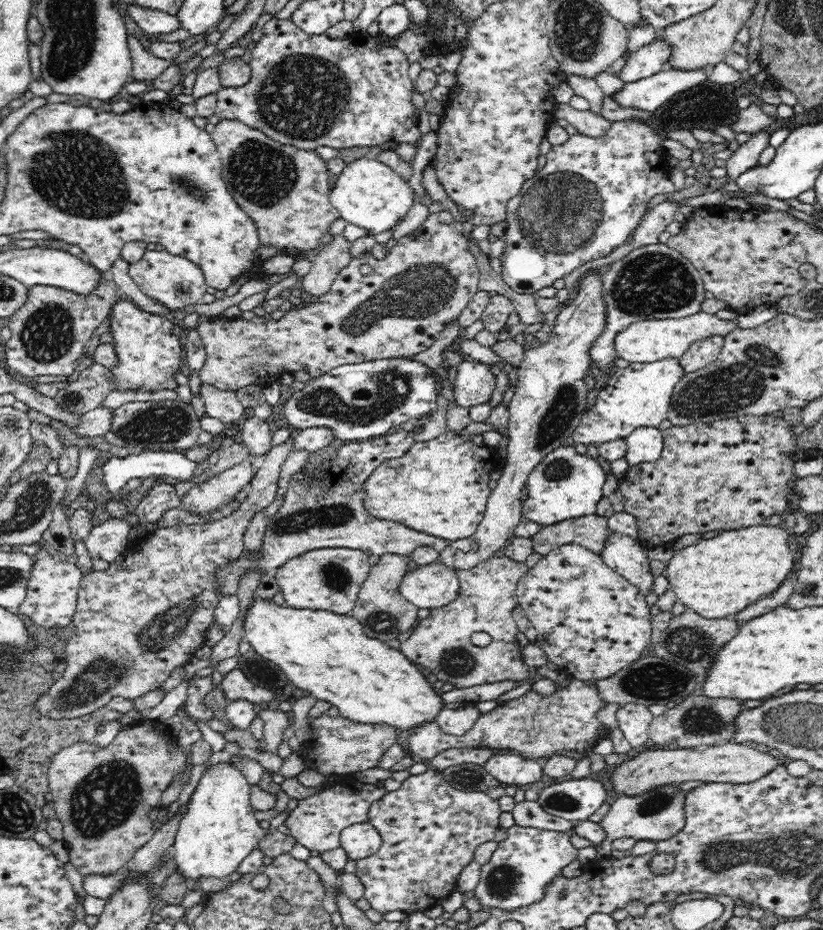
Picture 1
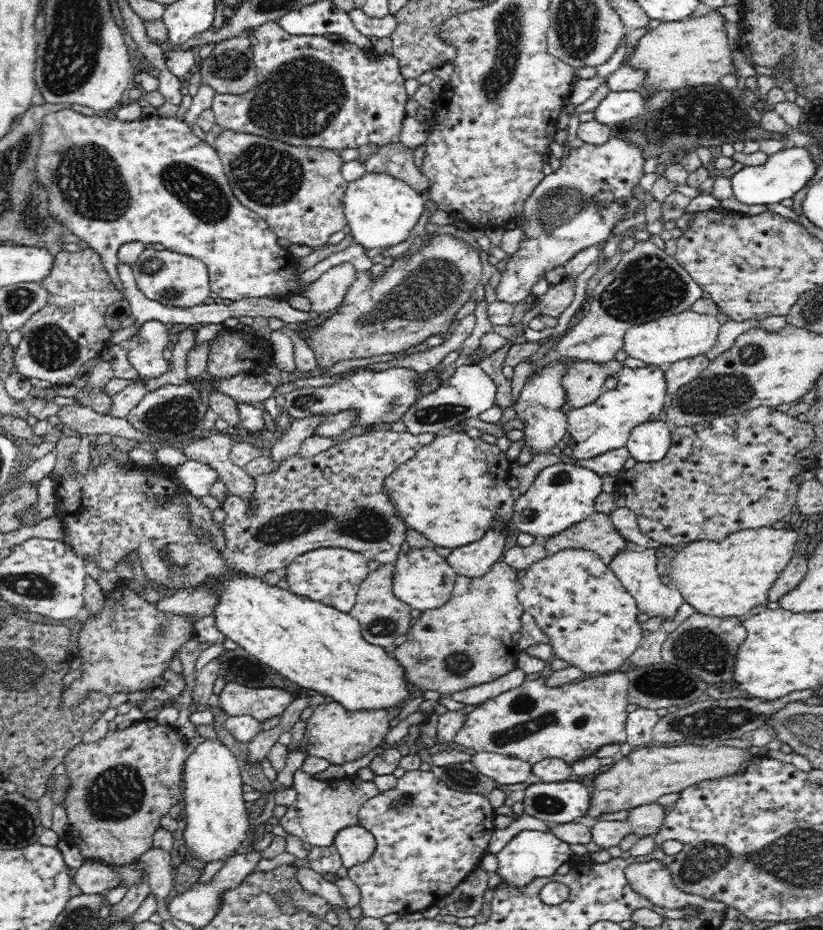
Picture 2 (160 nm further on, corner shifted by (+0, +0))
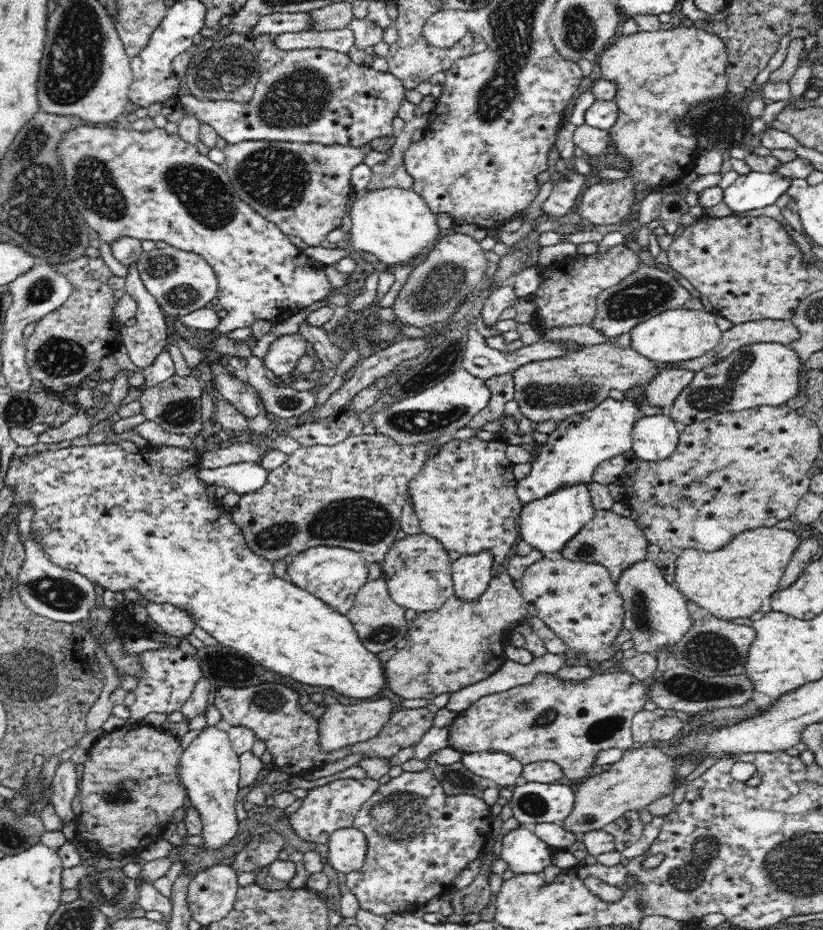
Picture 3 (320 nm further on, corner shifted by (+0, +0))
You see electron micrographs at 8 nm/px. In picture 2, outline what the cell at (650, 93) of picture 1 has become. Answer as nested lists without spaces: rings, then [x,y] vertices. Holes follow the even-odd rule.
[[[610,91],[594,110],[594,121],[610,127],[642,115],[648,106],[650,99],[642,99],[640,91]]]

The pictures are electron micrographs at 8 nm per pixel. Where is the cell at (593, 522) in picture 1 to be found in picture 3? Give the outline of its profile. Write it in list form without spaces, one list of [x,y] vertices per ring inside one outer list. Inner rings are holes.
[[[598,510],[592,519],[571,542],[562,550],[564,559],[571,561],[591,562],[606,567],[612,581],[617,584],[624,570],[637,562],[650,558],[648,554],[650,542],[644,537],[642,526],[630,517],[619,516],[612,510]]]

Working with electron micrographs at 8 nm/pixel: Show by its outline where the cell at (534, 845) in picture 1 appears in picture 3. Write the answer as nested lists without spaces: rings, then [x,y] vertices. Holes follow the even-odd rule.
[[[520,824],[503,835],[500,852],[501,859],[518,875],[542,872],[550,866],[555,849],[540,840],[531,826]]]

